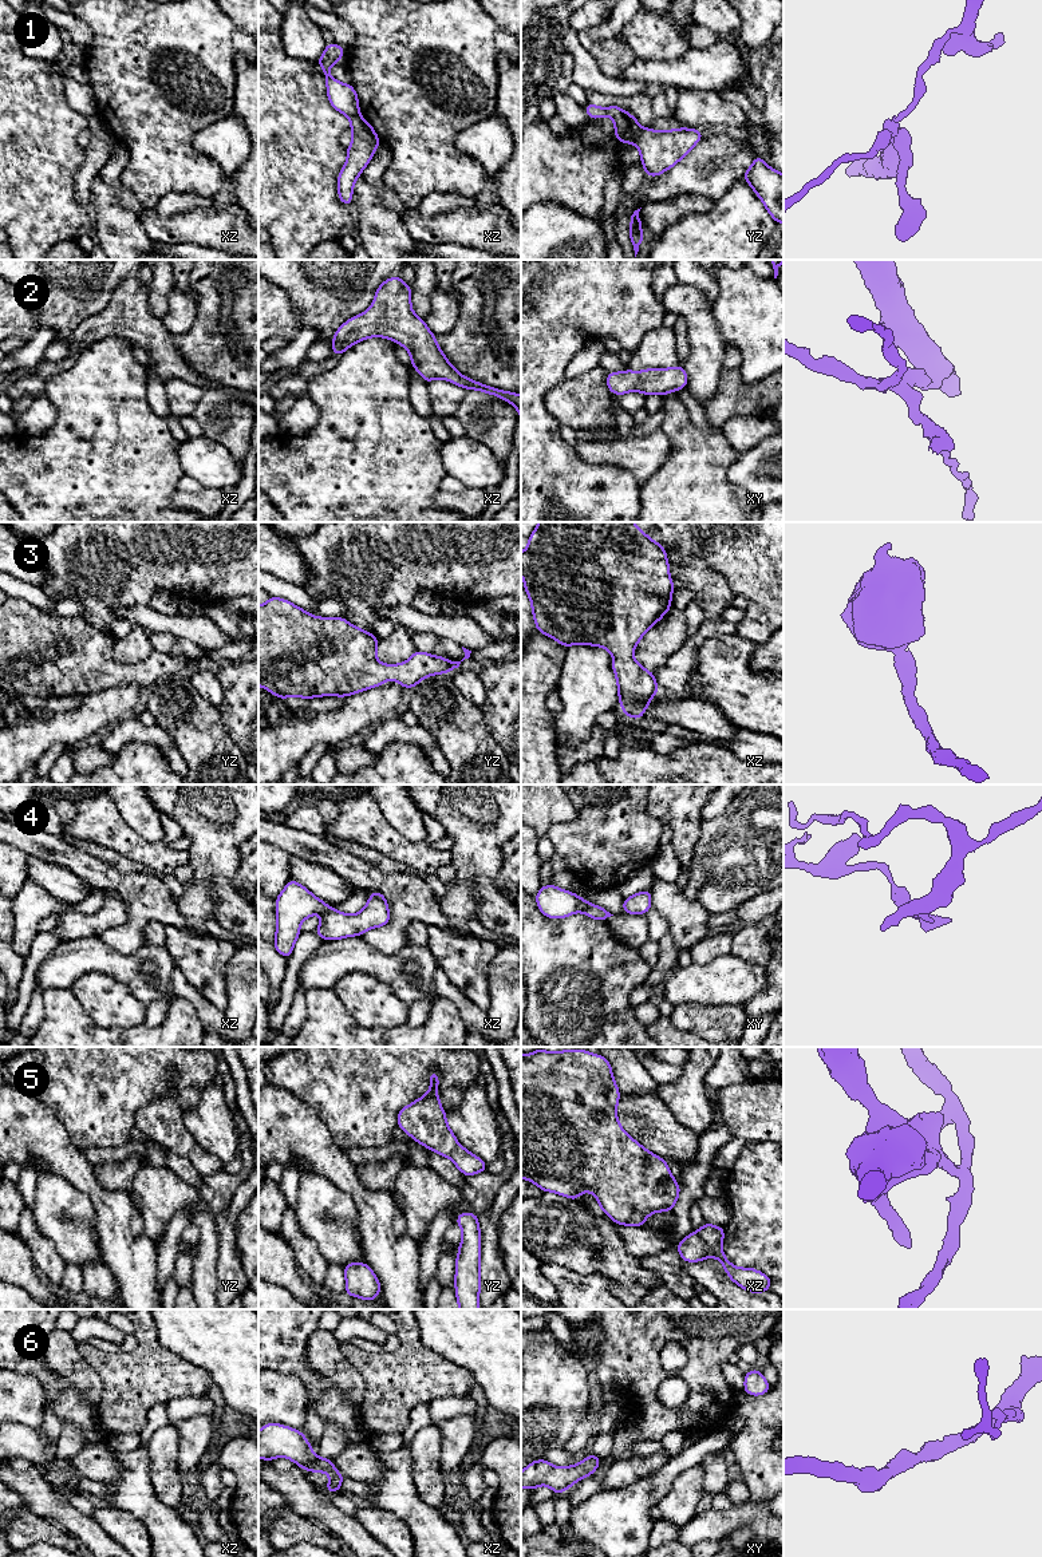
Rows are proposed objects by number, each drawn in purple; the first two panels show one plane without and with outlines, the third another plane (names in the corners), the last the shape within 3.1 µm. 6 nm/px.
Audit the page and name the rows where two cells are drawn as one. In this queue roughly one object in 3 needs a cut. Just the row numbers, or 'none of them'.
1, 4, 5

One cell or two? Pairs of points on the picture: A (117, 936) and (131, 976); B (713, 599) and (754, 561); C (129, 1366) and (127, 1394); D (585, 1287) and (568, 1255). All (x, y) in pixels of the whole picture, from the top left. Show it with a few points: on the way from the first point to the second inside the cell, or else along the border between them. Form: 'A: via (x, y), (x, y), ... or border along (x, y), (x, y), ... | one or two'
A: border along (98, 936), (121, 953), (133, 953), (145, 941) | two
B: border along (707, 562), (737, 595) | two
C: via (129, 1372), (130, 1387) | one
D: border along (549, 1263), (556, 1263), (579, 1273), (596, 1272) | two

